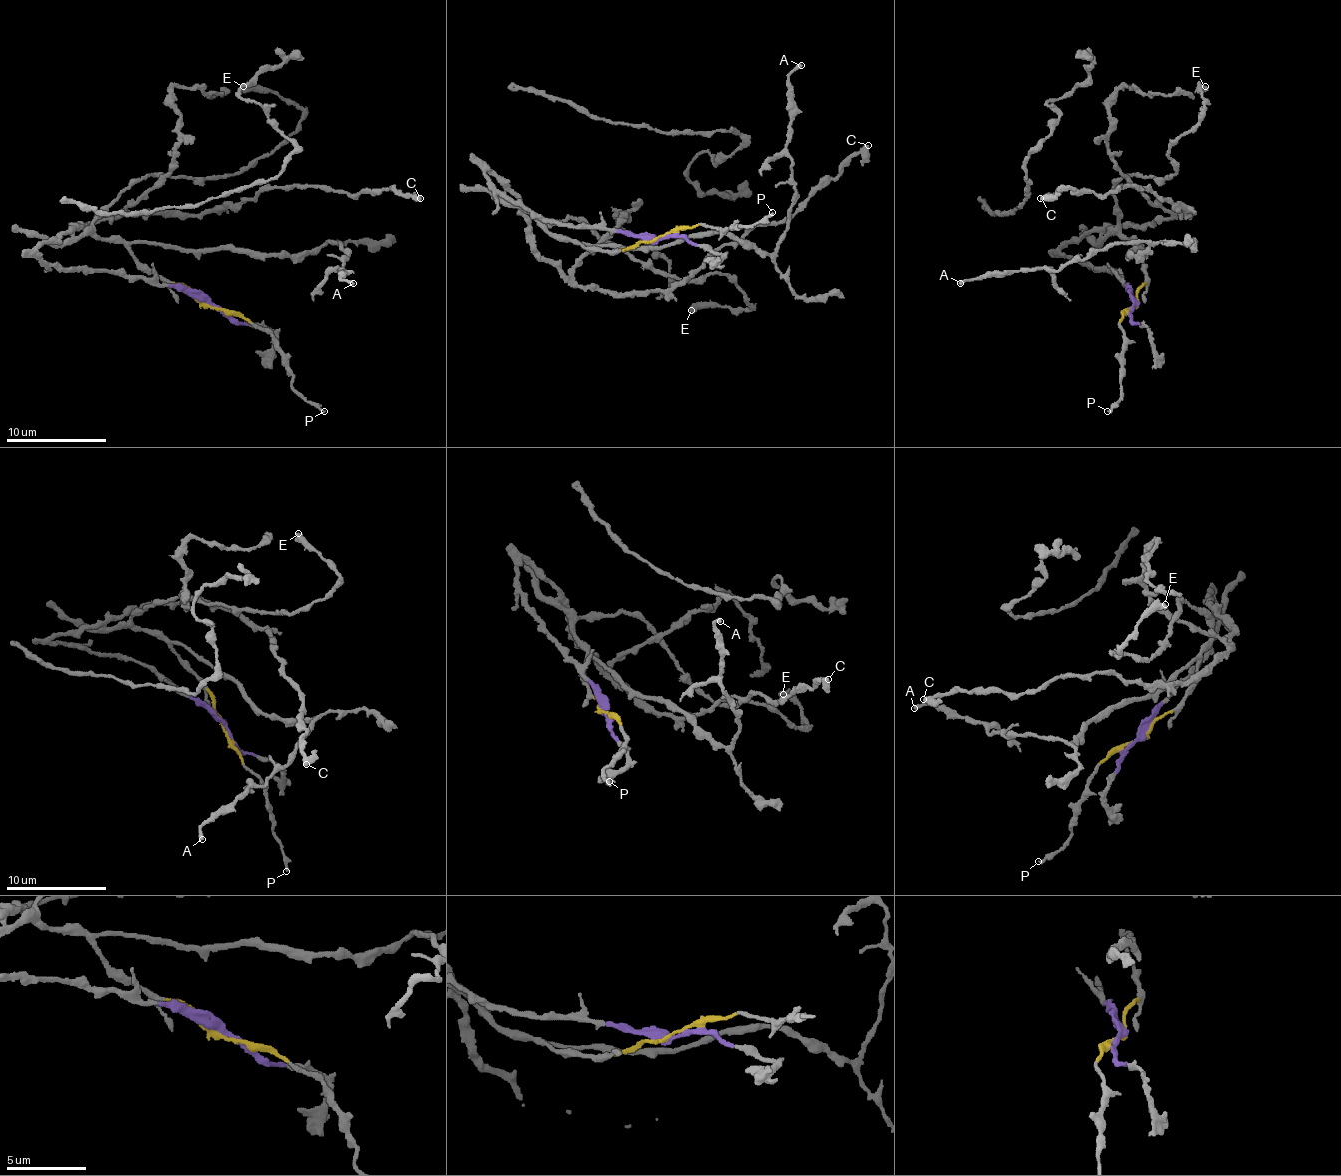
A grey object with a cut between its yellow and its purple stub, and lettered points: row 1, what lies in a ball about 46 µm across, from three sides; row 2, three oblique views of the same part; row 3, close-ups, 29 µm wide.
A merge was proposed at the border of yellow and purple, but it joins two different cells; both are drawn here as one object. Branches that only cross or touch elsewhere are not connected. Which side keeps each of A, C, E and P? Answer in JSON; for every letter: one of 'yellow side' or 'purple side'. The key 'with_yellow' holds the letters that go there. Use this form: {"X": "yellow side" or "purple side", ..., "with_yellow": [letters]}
{"A": "yellow side", "C": "purple side", "E": "yellow side", "P": "yellow side", "with_yellow": ["A", "E", "P"]}

